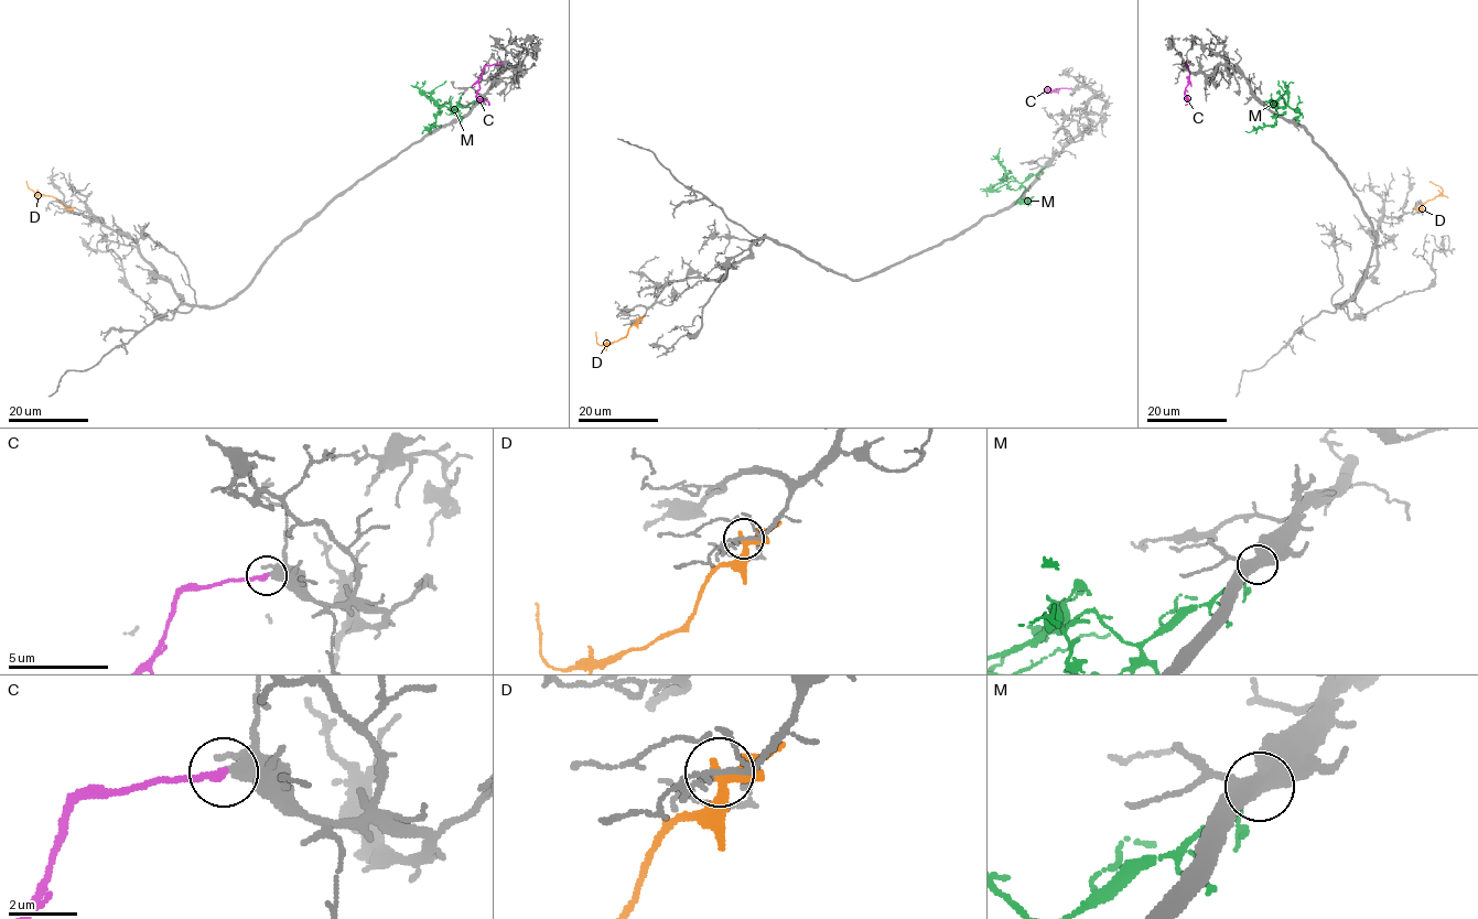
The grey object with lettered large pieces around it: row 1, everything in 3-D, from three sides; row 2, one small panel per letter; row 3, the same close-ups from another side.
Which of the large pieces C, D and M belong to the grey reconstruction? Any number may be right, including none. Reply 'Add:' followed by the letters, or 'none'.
Add: C

